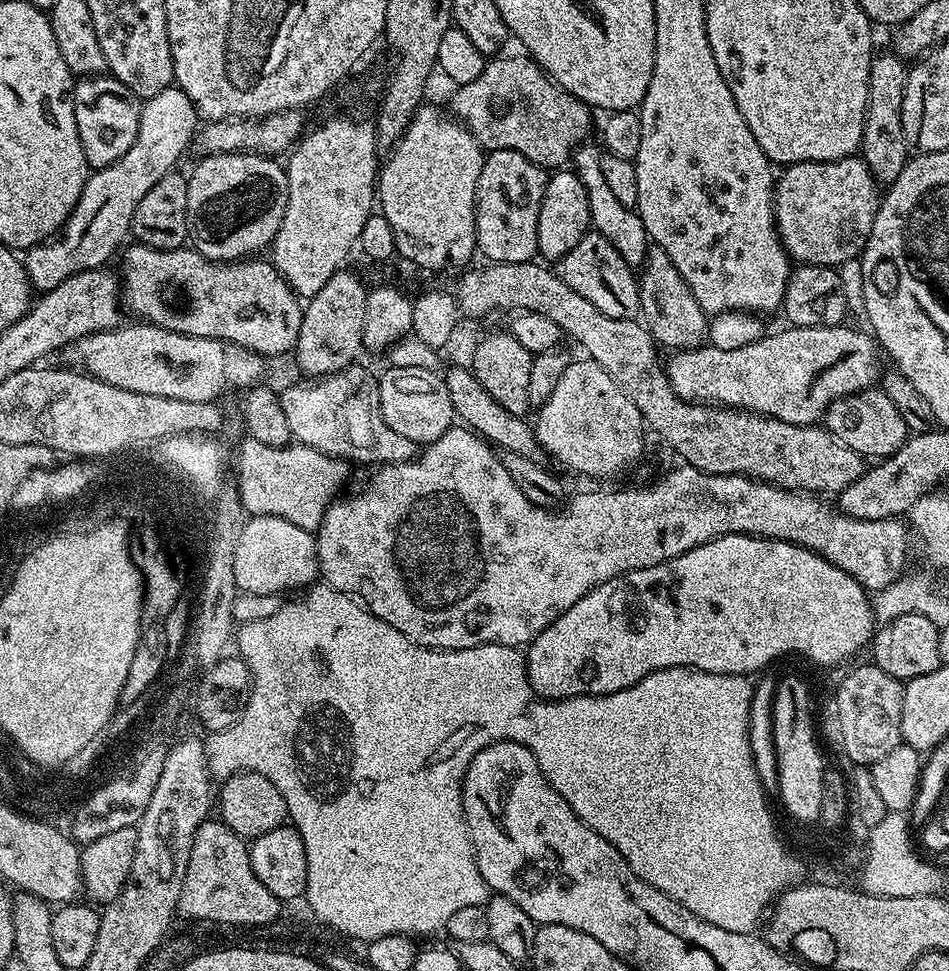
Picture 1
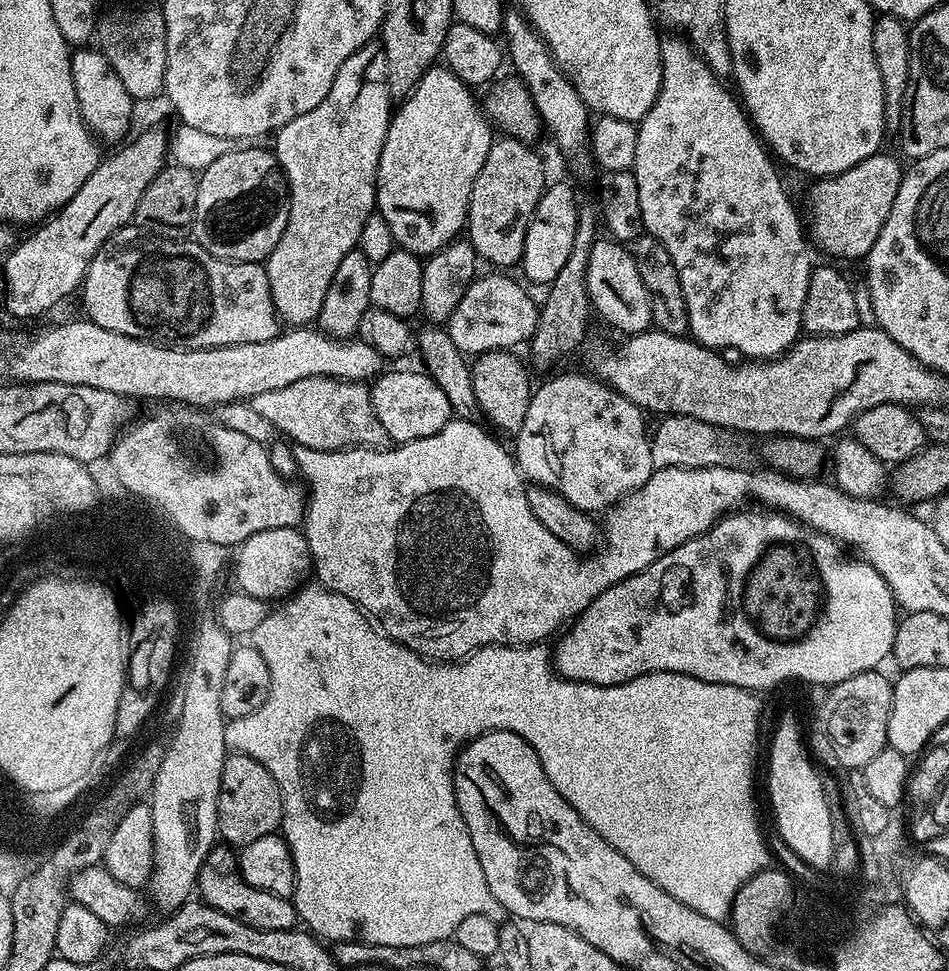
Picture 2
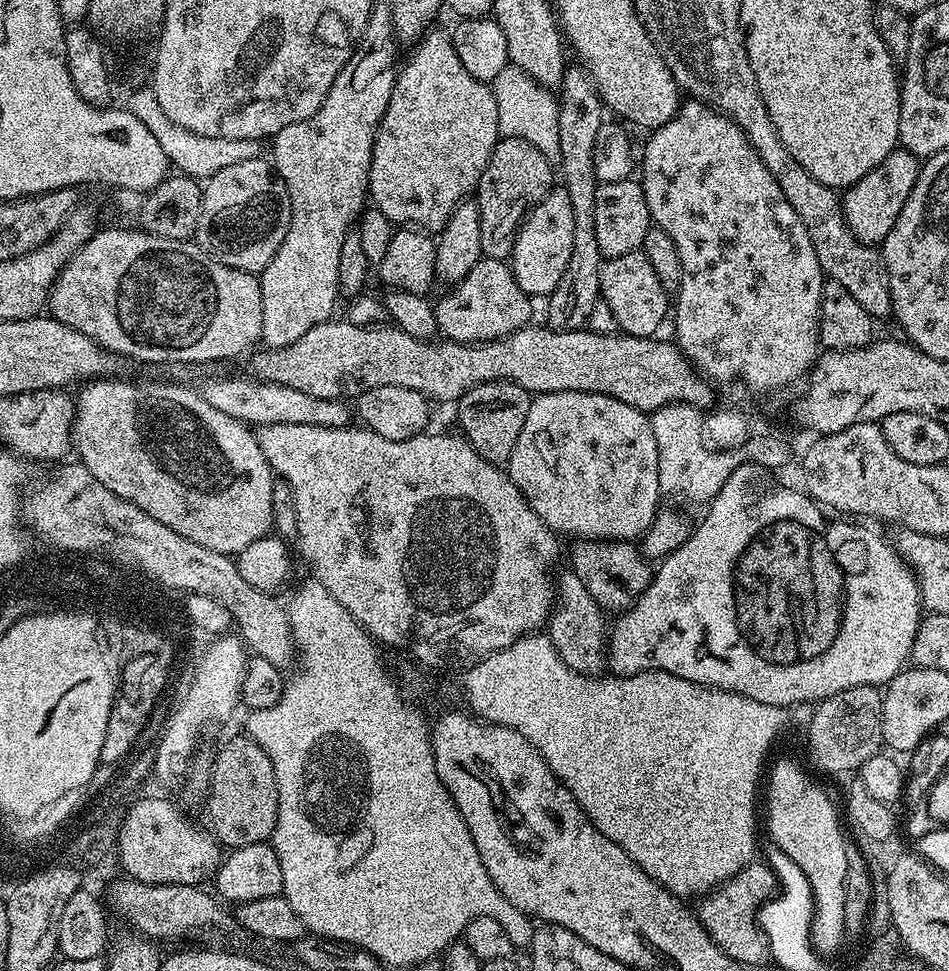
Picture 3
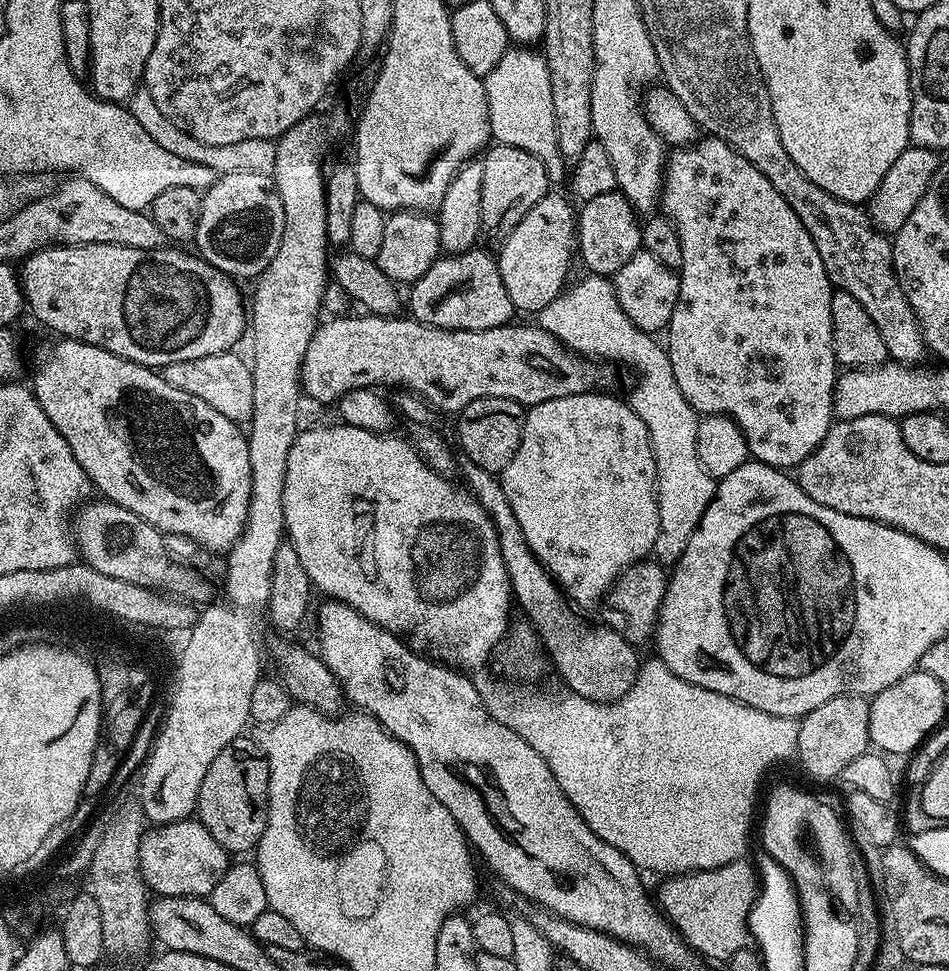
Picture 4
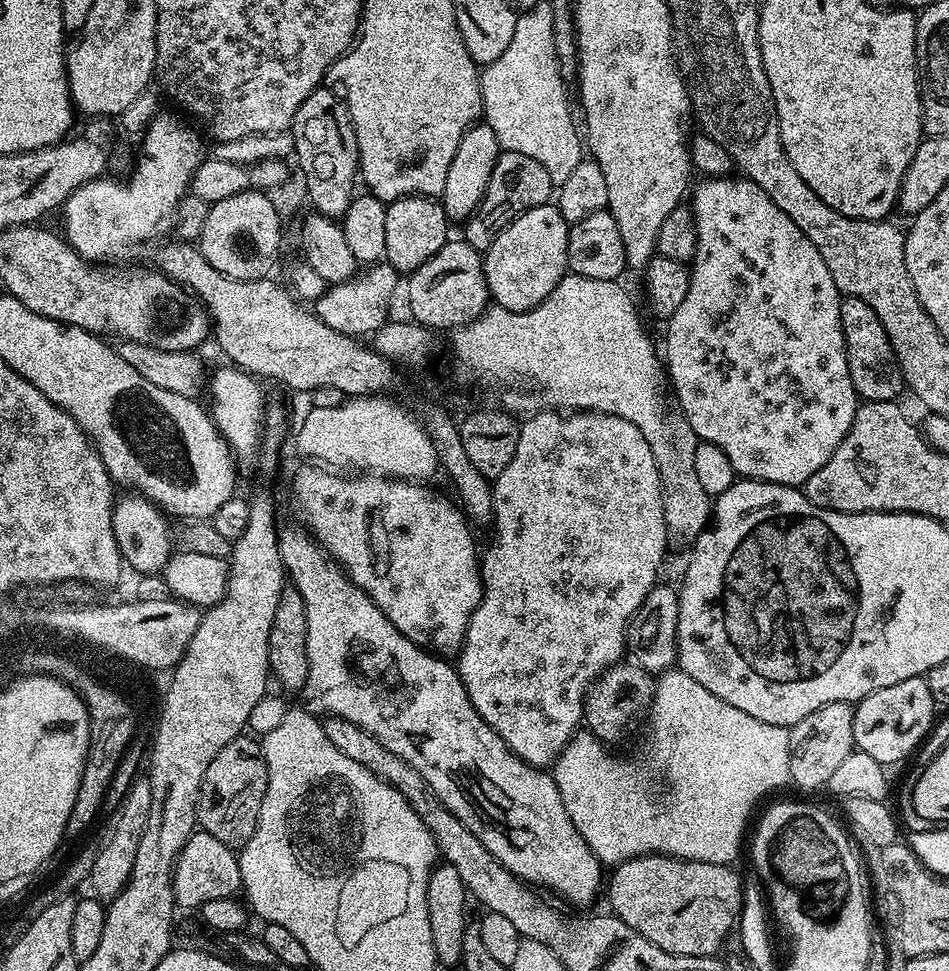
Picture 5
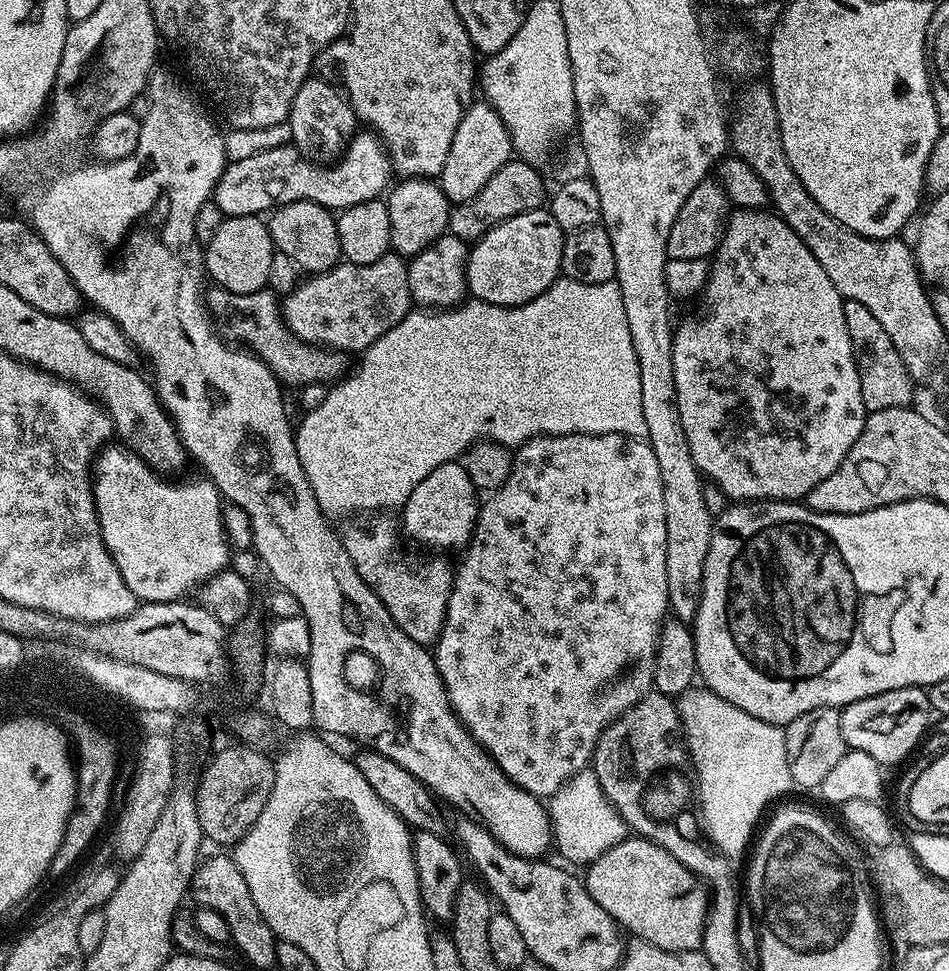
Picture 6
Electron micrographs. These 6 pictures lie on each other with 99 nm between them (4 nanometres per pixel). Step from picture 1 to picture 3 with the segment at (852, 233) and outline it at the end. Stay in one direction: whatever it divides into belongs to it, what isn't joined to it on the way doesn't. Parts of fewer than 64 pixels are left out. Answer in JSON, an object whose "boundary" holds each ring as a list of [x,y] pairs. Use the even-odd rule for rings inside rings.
{"boundary":[[[897,146],[881,164],[870,170],[870,174],[866,174],[866,178],[848,187],[842,196],[842,207],[844,221],[848,223],[848,229],[854,234],[854,238],[864,244],[883,245],[886,234],[890,234],[890,230],[894,230],[894,222],[898,222],[898,214],[902,214],[902,206],[906,206],[906,198],[910,198],[910,190],[914,190],[914,182],[918,182],[921,163],[921,157]]]}

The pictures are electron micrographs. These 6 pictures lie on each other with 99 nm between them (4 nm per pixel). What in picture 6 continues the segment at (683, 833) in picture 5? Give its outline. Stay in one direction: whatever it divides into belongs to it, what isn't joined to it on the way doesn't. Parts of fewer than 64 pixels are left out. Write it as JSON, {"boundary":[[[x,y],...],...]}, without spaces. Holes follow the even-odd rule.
{"boundary":[[[696,691],[683,692],[678,698],[678,707],[680,726],[698,777],[698,812],[711,847],[736,862],[744,851],[749,851],[750,841],[761,823],[760,811],[768,800],[793,791],[790,766],[786,762],[784,728],[762,722],[710,691]],[[585,770],[574,774],[550,797],[547,805],[552,821],[552,835],[555,843],[572,844],[572,852],[581,866],[587,866],[598,859],[610,846],[618,846],[629,835],[630,829],[618,810],[606,798],[596,773]]]}

